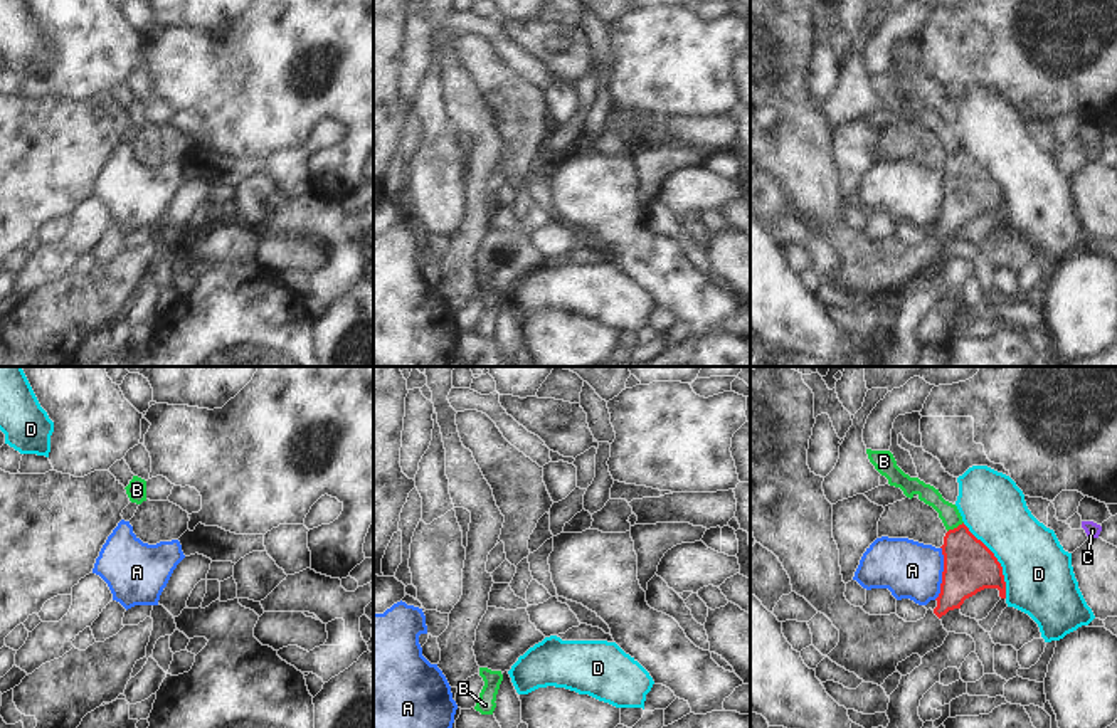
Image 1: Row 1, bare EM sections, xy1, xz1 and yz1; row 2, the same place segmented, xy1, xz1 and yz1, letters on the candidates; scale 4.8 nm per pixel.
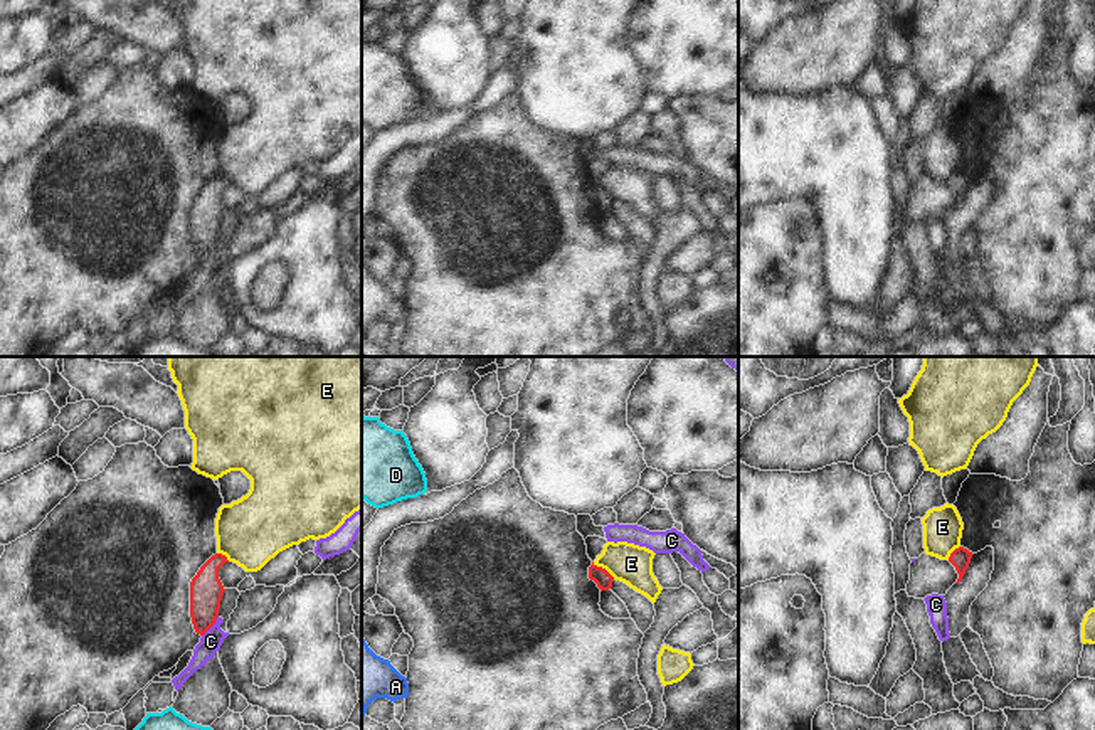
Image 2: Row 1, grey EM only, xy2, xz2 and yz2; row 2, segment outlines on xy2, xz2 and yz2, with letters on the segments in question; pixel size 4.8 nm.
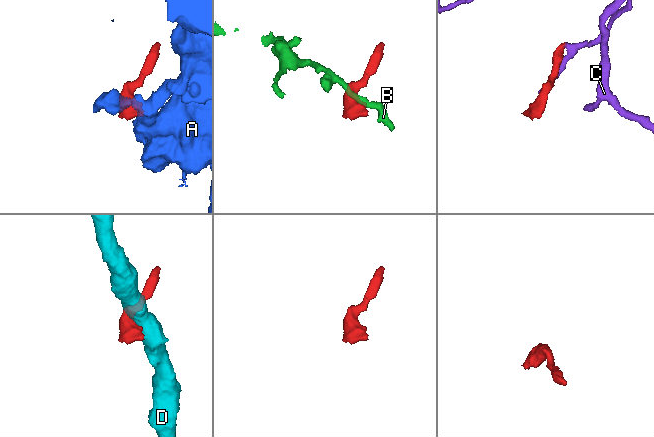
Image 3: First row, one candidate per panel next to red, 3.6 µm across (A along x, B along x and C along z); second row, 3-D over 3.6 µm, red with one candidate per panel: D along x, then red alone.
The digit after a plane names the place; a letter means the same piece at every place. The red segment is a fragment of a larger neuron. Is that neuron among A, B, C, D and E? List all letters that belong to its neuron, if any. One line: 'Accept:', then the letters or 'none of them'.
Accept: none of them

